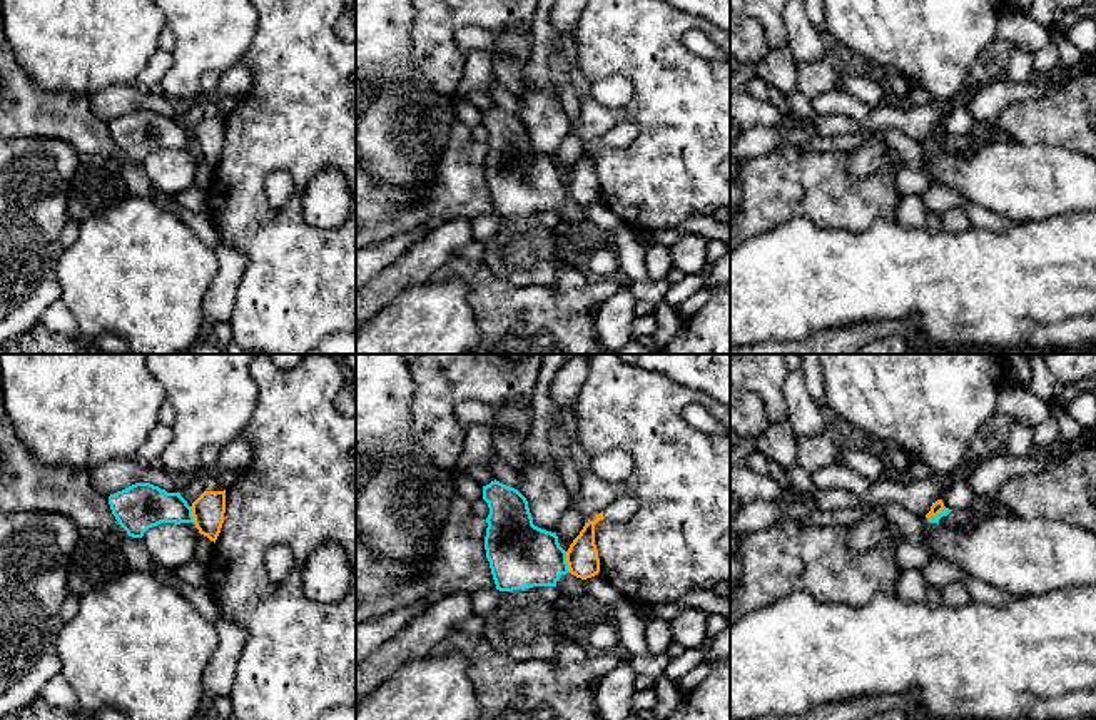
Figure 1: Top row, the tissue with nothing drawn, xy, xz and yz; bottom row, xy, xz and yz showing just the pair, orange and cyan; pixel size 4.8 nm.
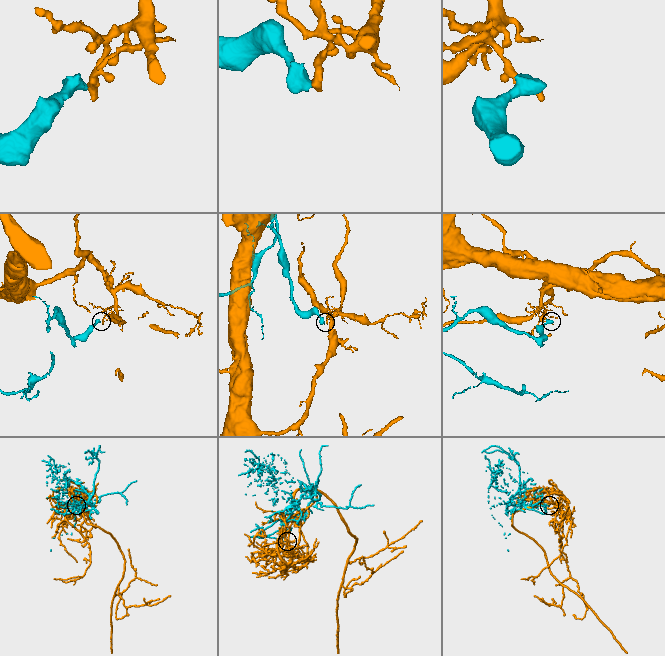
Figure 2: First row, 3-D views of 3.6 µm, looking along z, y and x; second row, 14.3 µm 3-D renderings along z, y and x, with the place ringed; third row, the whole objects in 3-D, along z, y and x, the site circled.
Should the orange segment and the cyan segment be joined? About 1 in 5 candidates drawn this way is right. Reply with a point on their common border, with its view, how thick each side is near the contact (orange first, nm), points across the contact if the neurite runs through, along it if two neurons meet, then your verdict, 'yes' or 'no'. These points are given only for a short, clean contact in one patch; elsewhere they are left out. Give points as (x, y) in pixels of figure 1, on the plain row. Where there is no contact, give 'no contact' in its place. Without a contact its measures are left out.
xz (567, 187) | 160/320 nm | along xz (565, 177), (570, 197) | no

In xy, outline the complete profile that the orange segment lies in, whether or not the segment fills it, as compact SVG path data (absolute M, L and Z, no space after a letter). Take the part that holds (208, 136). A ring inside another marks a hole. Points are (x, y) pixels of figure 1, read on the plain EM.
M226 115L204 117L190 134L199 159L216 169L224 149Z

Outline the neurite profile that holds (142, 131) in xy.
M135 109L109 122L112 140L132 164L160 149L194 149L192 134L180 119L167 119L150 109Z

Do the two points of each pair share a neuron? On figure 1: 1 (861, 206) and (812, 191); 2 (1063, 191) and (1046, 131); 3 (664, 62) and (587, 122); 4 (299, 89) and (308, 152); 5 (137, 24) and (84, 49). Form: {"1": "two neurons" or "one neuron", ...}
{"1": "one neuron", "2": "two neurons", "3": "one neuron", "4": "one neuron", "5": "one neuron"}

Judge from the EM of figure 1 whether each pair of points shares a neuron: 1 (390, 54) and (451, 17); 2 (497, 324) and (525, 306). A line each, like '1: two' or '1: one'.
1: two
2: one

